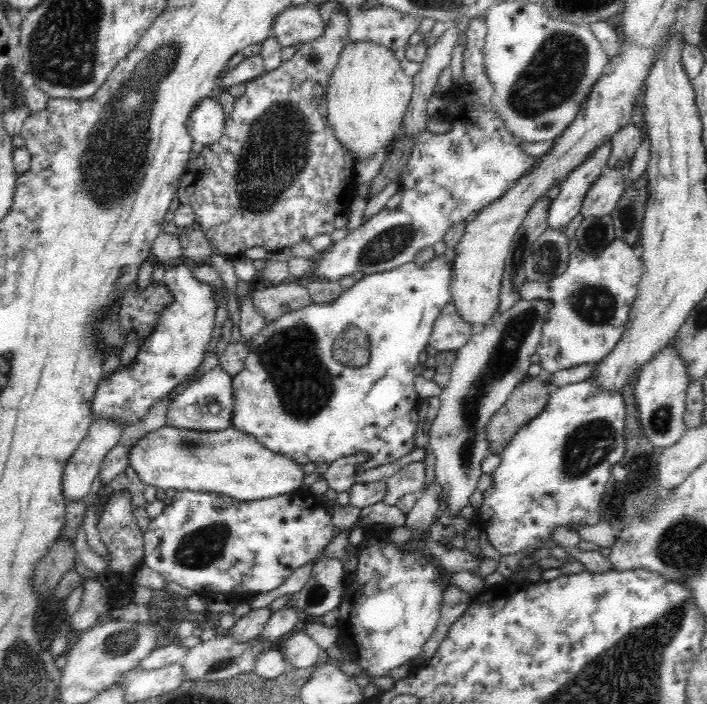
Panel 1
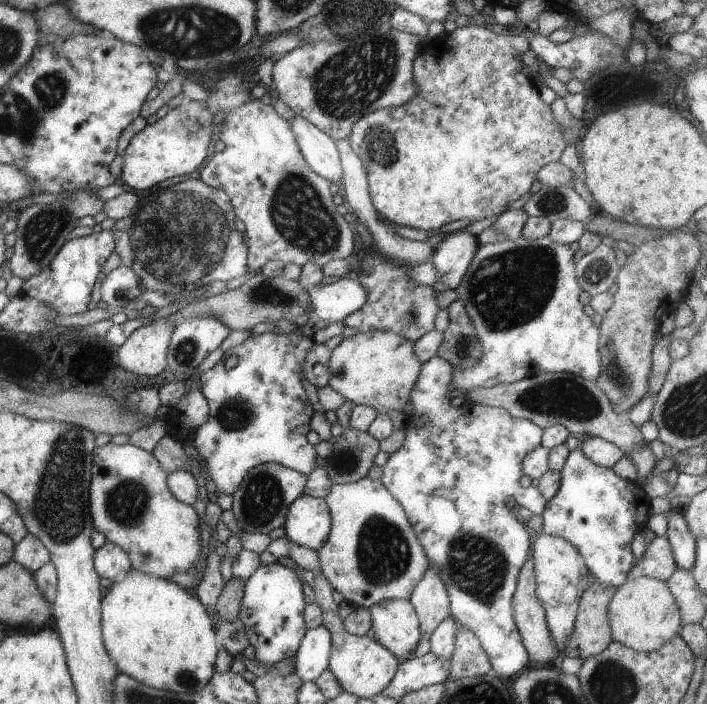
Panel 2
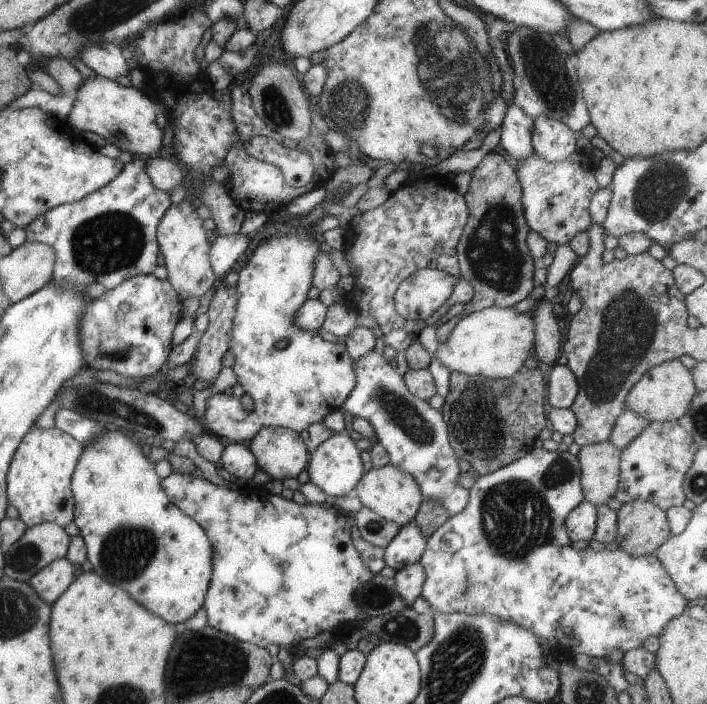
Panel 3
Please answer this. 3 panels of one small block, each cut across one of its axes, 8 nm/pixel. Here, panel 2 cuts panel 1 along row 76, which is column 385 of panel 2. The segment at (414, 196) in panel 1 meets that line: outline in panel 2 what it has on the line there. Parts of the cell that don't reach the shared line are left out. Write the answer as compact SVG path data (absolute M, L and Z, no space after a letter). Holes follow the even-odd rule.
M435 354L421 364L420 373L409 393L409 402L411 403L412 410L409 412L407 424L403 428L405 431L405 437L403 438L399 449L389 454L387 461L383 464L382 474L379 481L381 481L381 484L387 489L387 492L390 492L391 496L403 507L407 520L411 523L411 528L413 529L419 544L423 547L427 563L438 568L440 579L443 581L448 594L450 616L453 617L459 625L471 631L479 639L483 650L487 653L490 665L492 666L492 674L511 676L512 674L515 674L515 672L520 673L522 671L521 668L528 663L528 654L523 646L512 615L512 594L516 587L516 578L519 569L523 566L525 559L531 551L530 545L532 536L529 534L529 529L526 527L525 523L521 524L517 521L517 516L514 516L511 513L512 510L507 507L505 502L507 502L509 496L512 496L517 502L516 506L526 508L529 512L532 512L533 515L542 514L544 511L547 501L543 498L539 489L531 485L528 487L522 487L518 481L519 477L522 475L521 463L523 457L540 444L542 428L539 428L539 425L533 424L527 419L513 418L504 408L501 407L490 407L489 405L475 406L475 403L473 403L473 406L469 408L469 412L466 410L461 411L459 407L453 407L449 403L455 393L451 382L452 366L440 356ZM413 416L415 419L417 419L418 416L424 417L422 425L419 425L418 427L409 425L409 423L414 420Z

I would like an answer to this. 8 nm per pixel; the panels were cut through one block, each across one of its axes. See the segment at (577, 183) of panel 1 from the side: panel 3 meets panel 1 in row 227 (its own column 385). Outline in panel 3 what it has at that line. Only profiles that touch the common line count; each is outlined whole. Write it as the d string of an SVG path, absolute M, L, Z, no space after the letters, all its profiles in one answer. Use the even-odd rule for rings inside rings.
M413 520L407 522L385 546L383 550L385 566L397 571L407 564L416 562L423 554L426 540L427 537L421 534L421 530L415 526Z

